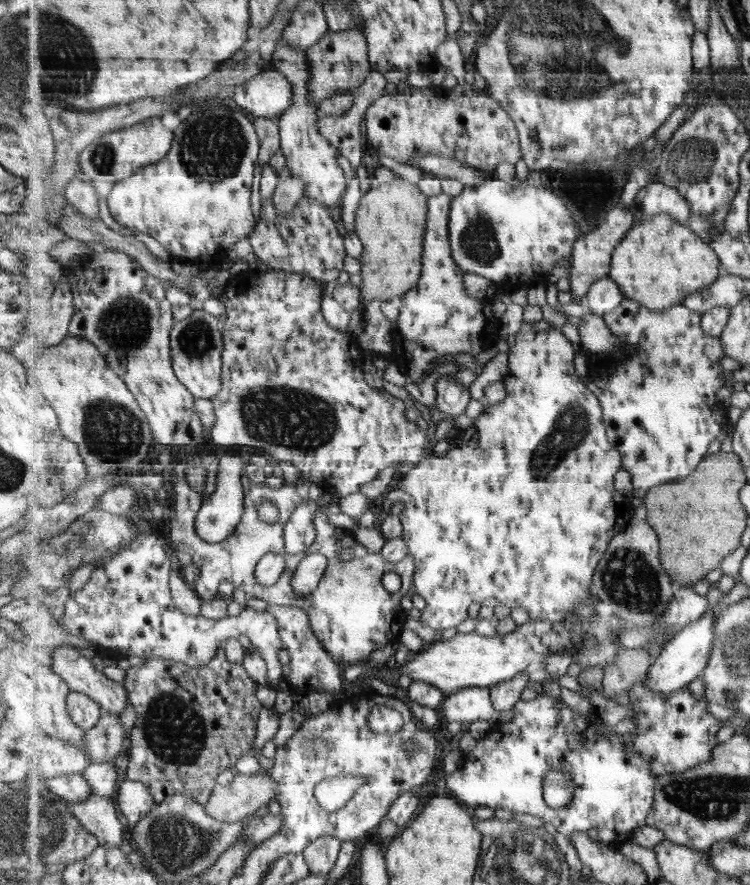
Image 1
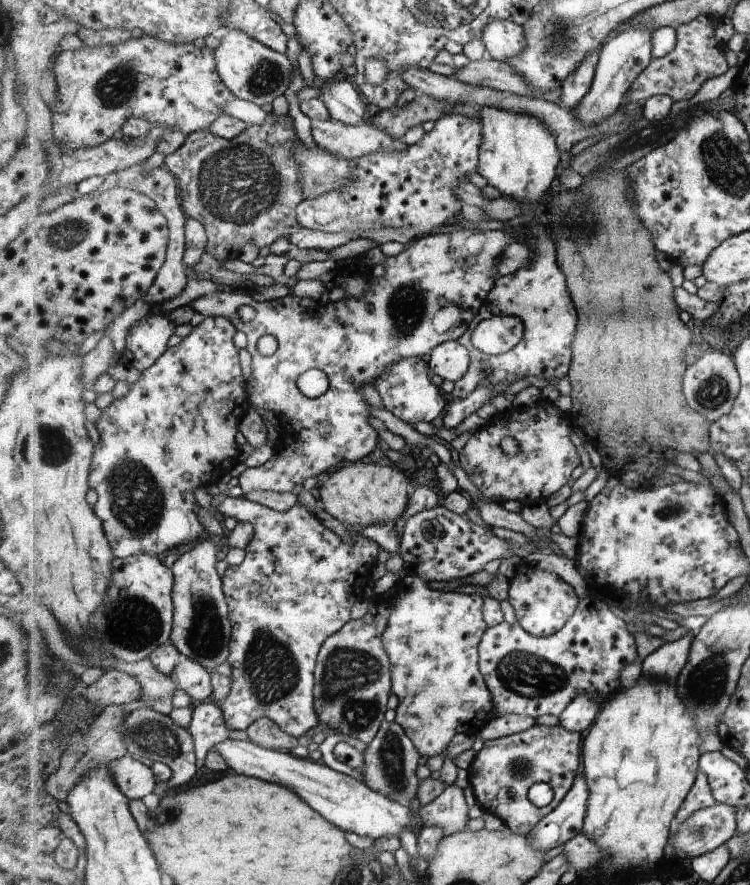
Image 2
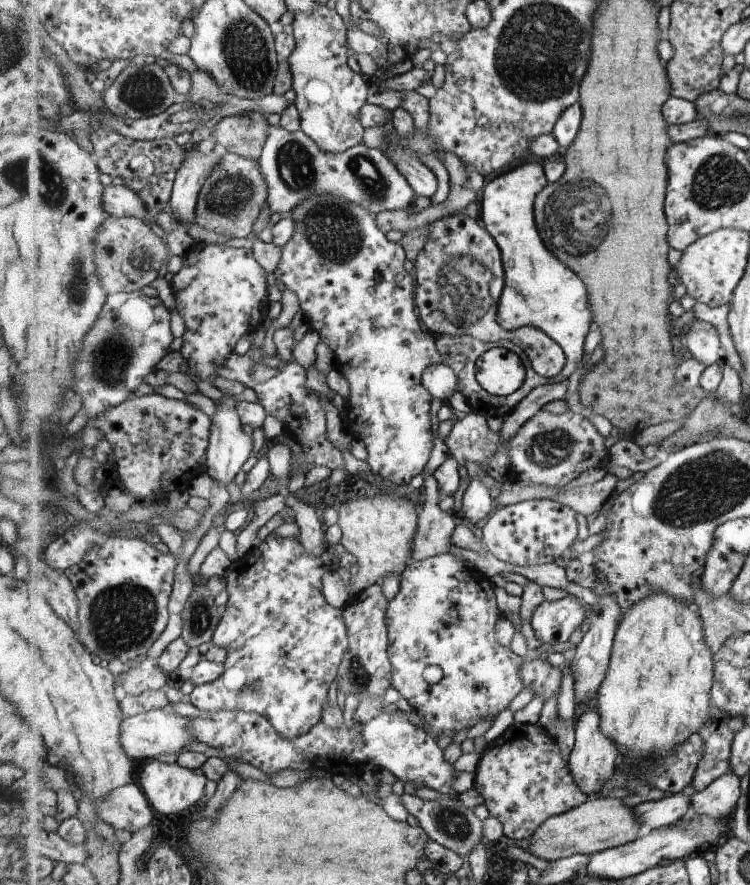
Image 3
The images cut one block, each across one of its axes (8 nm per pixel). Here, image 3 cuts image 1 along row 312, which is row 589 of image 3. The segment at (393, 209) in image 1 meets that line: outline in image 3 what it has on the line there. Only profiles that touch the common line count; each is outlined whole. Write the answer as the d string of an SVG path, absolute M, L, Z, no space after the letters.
M381 492L372 498L359 496L356 499L340 503L337 524L342 528L341 544L352 553L358 562L358 571L350 582L354 594L362 593L375 583L383 582L389 573L404 570L413 562L413 541L417 534L419 517L415 504L404 495Z

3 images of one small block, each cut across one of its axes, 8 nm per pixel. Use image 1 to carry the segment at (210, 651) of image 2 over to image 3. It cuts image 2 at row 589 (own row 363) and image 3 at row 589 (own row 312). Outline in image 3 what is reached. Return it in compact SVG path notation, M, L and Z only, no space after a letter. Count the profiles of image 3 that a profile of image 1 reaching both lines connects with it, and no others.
M206 581L197 582L193 586L180 614L183 622L181 636L189 648L199 648L213 642L223 617L219 616L215 596L209 592Z

